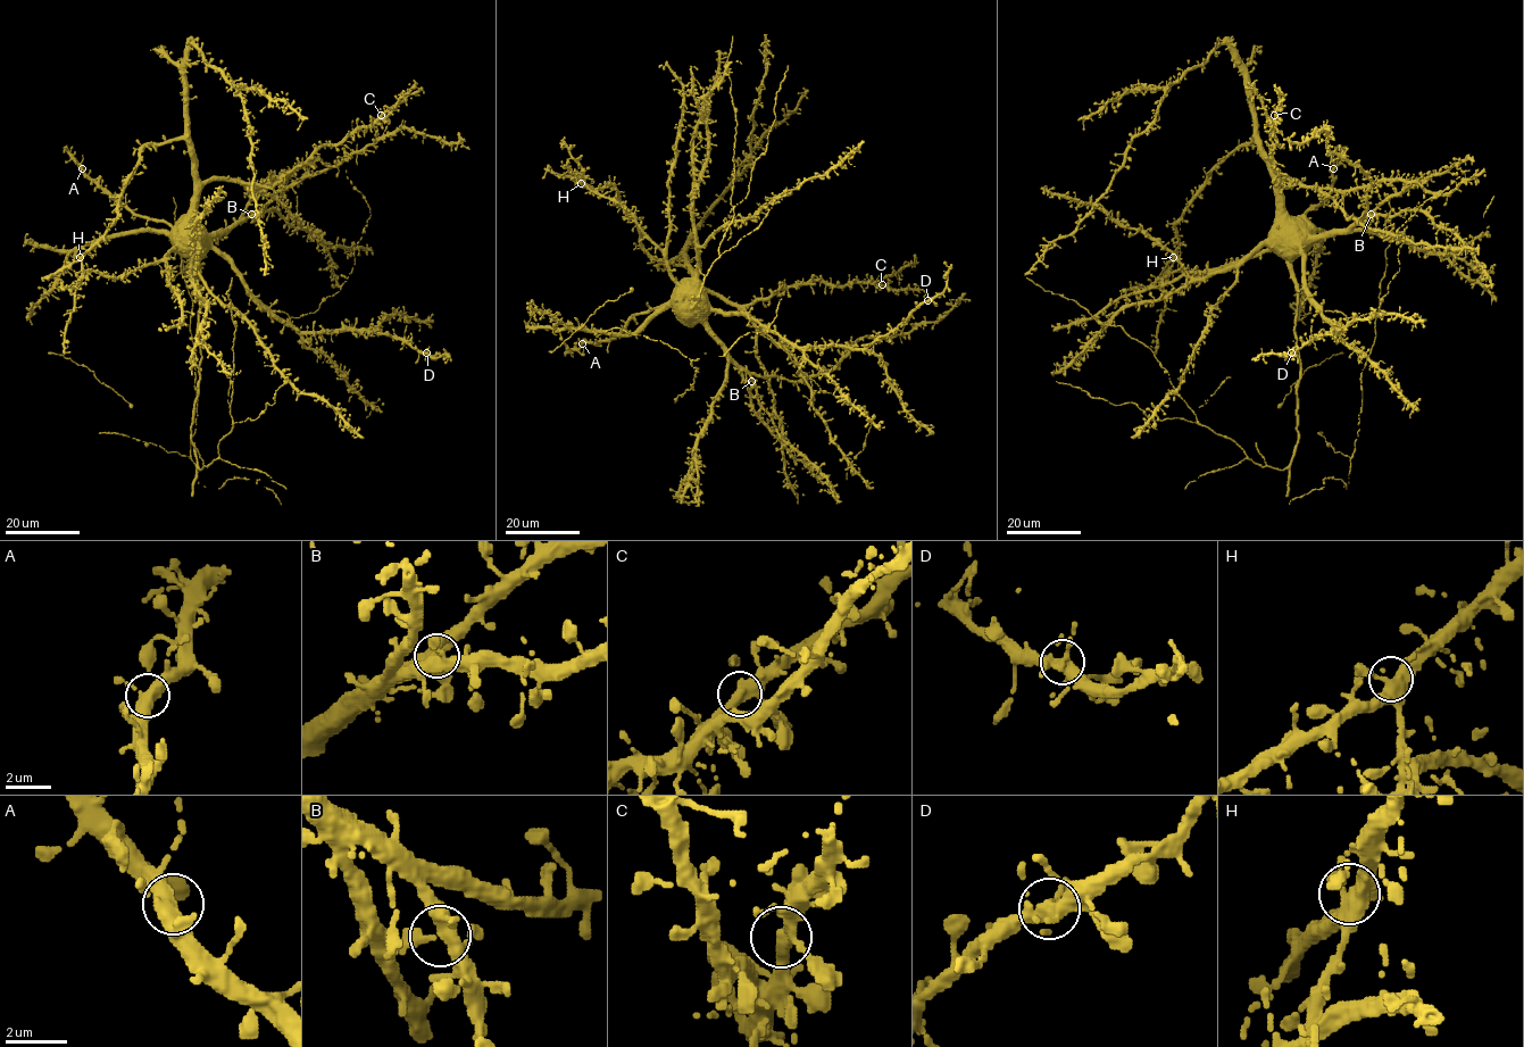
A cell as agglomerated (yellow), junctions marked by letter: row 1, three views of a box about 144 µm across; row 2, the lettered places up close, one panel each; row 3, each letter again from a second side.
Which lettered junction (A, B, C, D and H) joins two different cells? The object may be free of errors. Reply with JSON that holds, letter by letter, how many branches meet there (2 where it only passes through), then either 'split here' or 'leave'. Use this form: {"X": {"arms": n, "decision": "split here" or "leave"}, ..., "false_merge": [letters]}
{"A": {"arms": 4, "decision": "leave"}, "B": {"arms": 4, "decision": "leave"}, "C": {"arms": 4, "decision": "leave"}, "D": {"arms": 4, "decision": "leave"}, "H": {"arms": 4, "decision": "leave"}, "false_merge": []}

